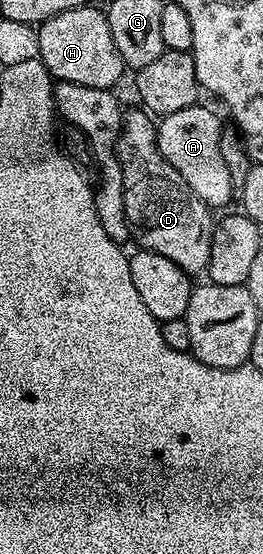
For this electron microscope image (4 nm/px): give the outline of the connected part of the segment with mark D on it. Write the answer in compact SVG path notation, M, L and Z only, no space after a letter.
M142 107L128 111L123 117L123 129L115 143L115 157L121 166L125 186L125 218L131 227L134 243L140 249L169 258L188 274L206 273L209 266L209 246L213 231L212 209L169 166L161 154L157 139L157 124Z

